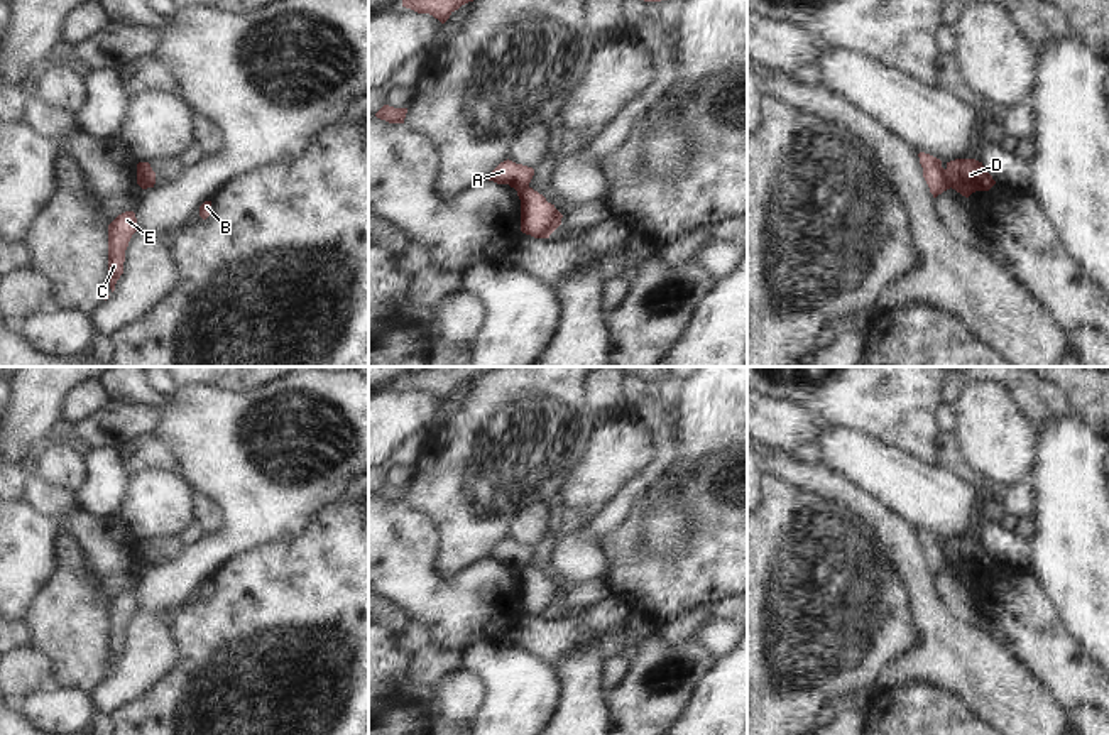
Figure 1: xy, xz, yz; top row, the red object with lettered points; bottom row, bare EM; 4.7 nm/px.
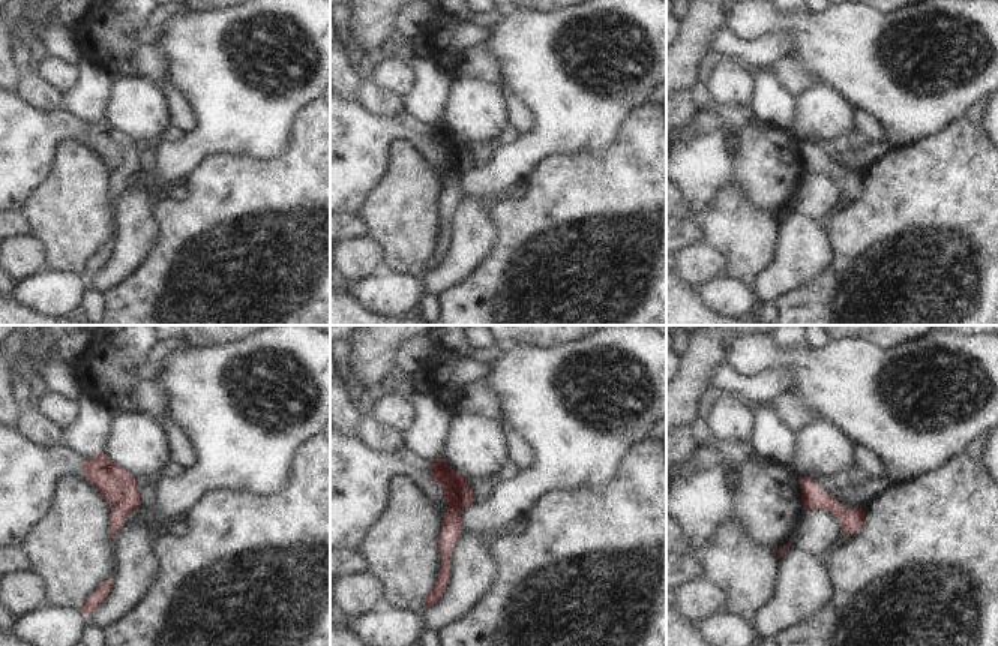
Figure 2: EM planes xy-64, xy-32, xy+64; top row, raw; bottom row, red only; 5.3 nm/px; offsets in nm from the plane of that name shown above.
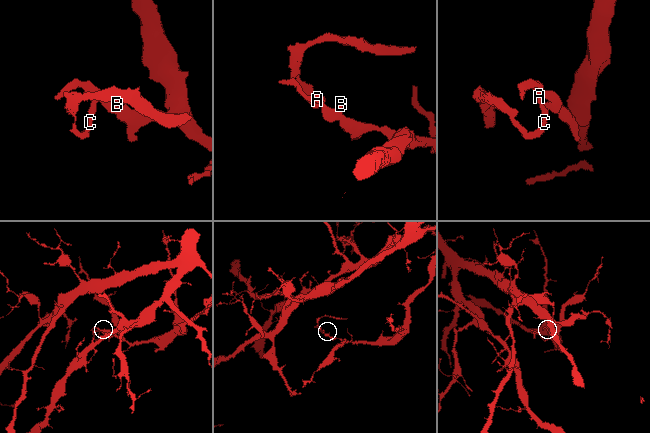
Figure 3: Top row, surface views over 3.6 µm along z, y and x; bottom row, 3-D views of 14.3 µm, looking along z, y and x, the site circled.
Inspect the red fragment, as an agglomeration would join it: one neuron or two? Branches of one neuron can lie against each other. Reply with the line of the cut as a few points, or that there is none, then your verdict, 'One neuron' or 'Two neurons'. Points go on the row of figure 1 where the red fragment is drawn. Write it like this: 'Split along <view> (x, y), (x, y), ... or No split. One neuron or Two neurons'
Split along yz (944, 169), (950, 186). Two neurons.

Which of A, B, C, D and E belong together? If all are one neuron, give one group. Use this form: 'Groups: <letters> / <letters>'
Groups: A C E / B D.

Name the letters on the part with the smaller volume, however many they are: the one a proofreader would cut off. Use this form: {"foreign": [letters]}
{"foreign": ["A", "C", "E"]}

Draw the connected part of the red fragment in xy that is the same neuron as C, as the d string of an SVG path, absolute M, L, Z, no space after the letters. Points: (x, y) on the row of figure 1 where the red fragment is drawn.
M134 211L118 215L108 225L108 274L112 292L115 291L117 280L123 274L125 250L137 228L137 218Z

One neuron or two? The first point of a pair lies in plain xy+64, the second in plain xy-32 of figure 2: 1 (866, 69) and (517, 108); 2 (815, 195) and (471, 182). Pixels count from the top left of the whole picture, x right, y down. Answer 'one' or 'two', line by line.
1: two
2: one

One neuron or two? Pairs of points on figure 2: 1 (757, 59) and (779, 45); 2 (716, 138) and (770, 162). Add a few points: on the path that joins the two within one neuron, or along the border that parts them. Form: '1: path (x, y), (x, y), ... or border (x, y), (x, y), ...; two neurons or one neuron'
1: path (763, 53), (773, 45); one neuron
2: path (722, 153), (731, 162), (755, 162); one neuron

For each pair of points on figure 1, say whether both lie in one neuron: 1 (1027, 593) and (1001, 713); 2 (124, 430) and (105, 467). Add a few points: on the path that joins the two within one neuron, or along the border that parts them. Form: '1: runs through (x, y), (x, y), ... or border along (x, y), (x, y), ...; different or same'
1: border along (999, 641), (1042, 681); different
2: border along (85, 446), (114, 446), (117, 450); different

